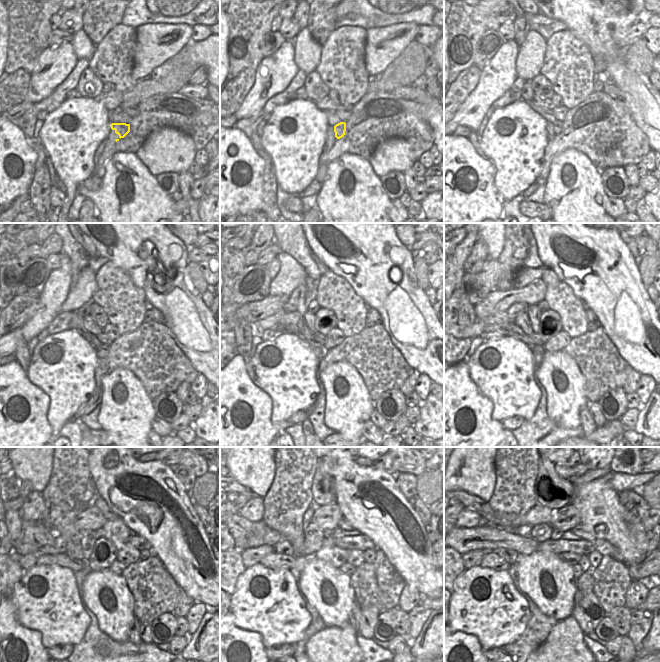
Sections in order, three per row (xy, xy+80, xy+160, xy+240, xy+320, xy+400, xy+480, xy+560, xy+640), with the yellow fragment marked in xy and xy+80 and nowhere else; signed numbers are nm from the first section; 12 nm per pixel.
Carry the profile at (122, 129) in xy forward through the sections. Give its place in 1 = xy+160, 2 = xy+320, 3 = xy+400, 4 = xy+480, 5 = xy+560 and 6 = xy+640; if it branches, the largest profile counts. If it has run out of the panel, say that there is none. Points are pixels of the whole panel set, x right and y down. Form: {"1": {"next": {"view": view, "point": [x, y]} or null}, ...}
{"1": {"next": {"view": "xy+160", "point": [557, 124]}}, "2": {"next": {"view": "xy+320", "point": [320, 350]}}, "3": {"next": {"view": "xy+400", "point": [508, 329]}}, "4": {"next": {"view": "xy+480", "point": [27, 561]}}, "5": {"next": {"view": "xy+560", "point": [251, 556]}}, "6": {"next": {"view": "xy+640", "point": [470, 559]}}}

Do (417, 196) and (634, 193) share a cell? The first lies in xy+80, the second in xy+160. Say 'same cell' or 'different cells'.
same cell

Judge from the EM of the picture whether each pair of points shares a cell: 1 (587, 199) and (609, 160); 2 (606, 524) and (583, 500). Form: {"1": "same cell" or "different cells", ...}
{"1": "different cells", "2": "same cell"}

